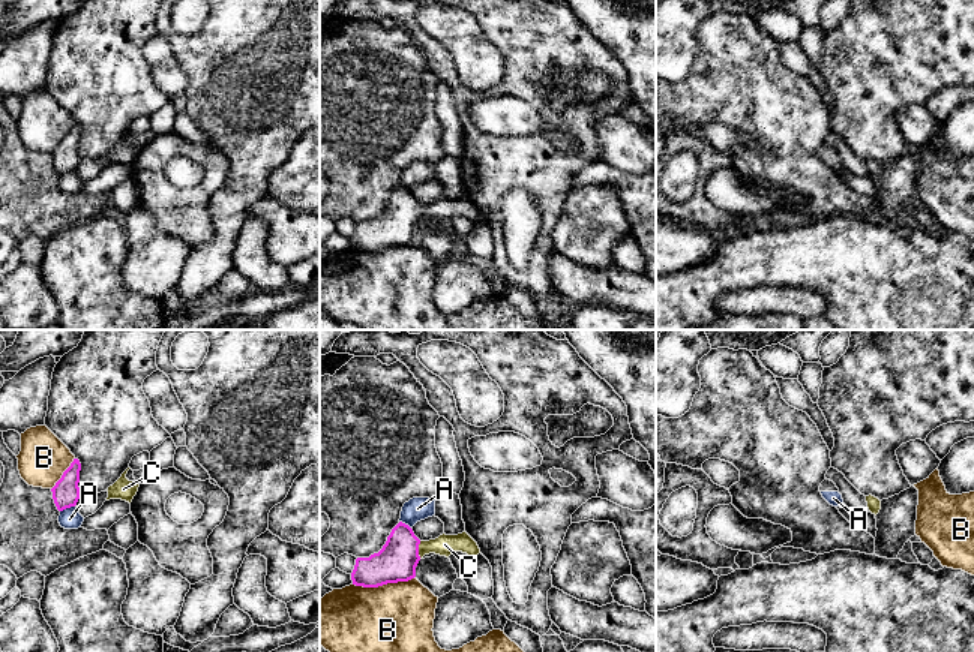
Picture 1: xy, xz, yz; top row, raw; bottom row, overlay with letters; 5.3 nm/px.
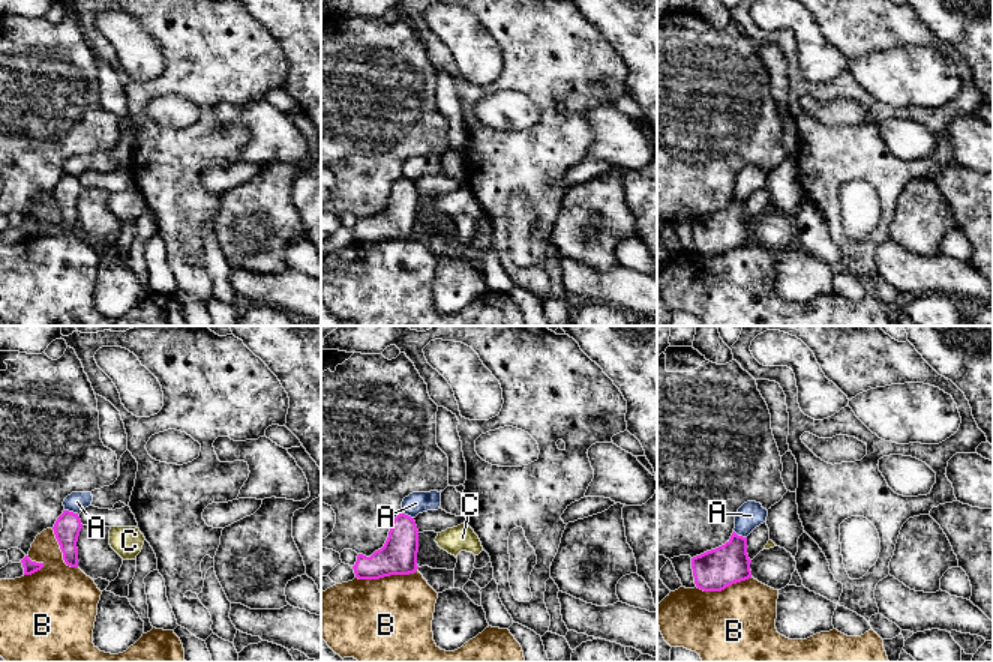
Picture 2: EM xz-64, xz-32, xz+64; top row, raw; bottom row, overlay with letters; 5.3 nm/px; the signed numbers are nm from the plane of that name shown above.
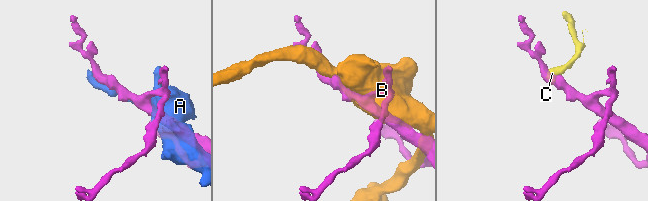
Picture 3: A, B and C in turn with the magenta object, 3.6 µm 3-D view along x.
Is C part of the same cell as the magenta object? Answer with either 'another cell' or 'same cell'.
same cell

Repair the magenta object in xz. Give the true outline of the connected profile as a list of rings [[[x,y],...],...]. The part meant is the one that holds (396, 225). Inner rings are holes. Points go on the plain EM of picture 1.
[[[399,186],[378,217],[356,223],[351,244],[353,249],[363,252],[408,246],[416,241],[416,231],[425,219],[435,217],[449,222],[455,216],[474,222],[480,213],[465,195],[420,205],[408,189]]]

